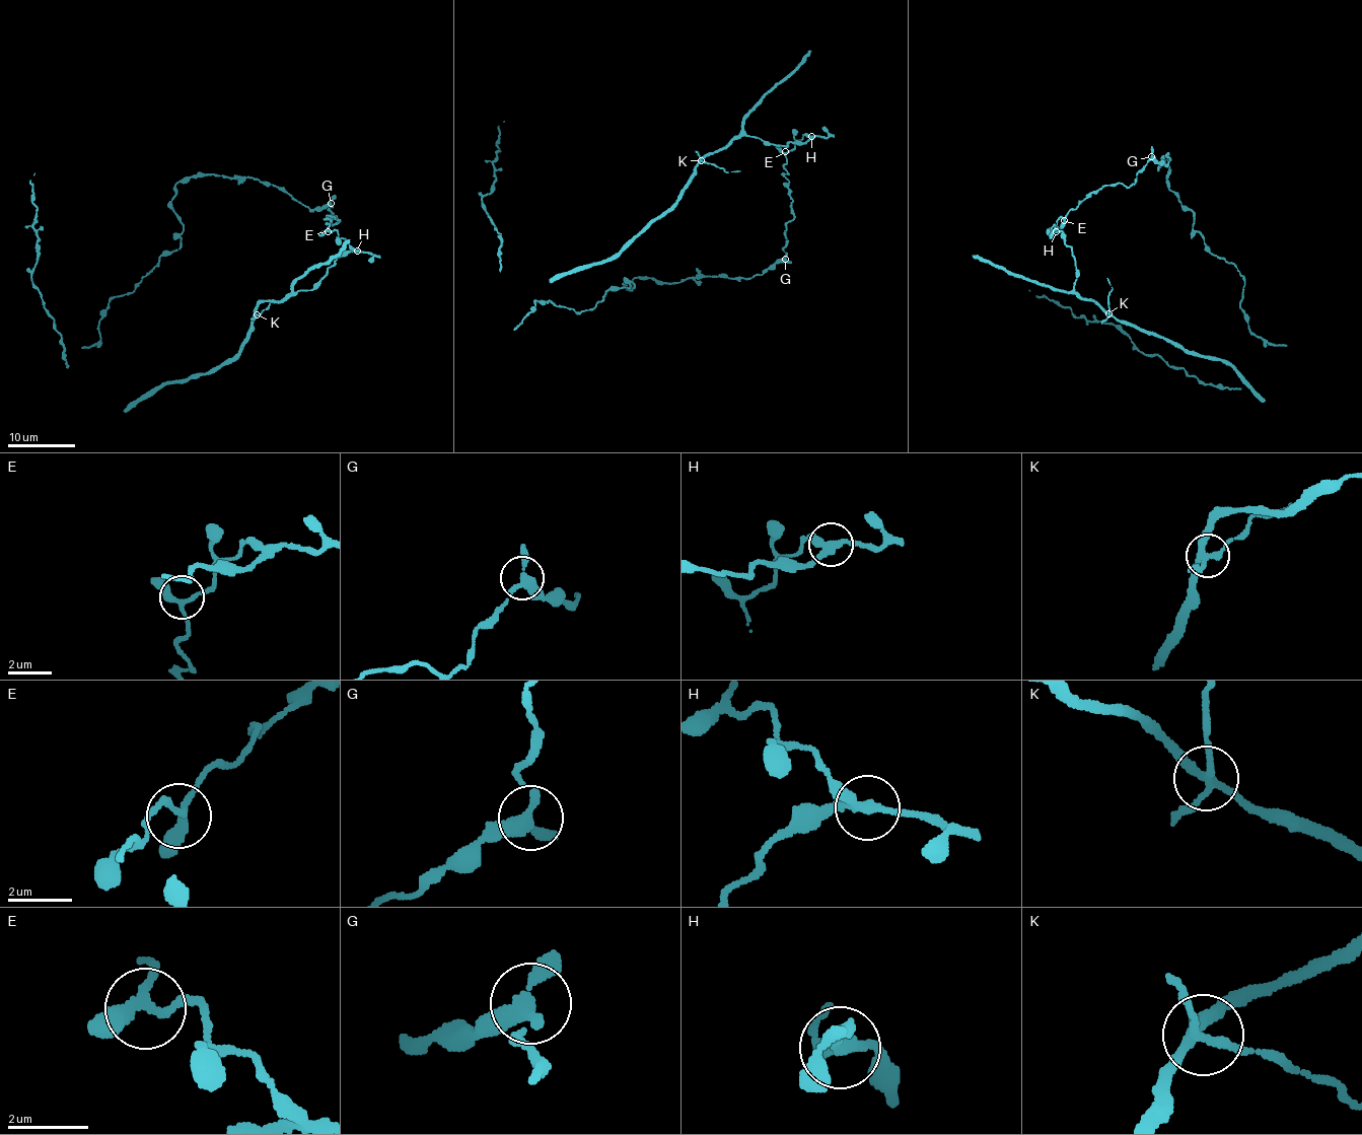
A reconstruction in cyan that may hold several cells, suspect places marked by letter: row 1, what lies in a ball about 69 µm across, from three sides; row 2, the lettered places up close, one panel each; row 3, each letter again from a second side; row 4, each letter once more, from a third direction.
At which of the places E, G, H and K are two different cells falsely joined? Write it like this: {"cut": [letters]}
{"cut": ["H", "K"]}

